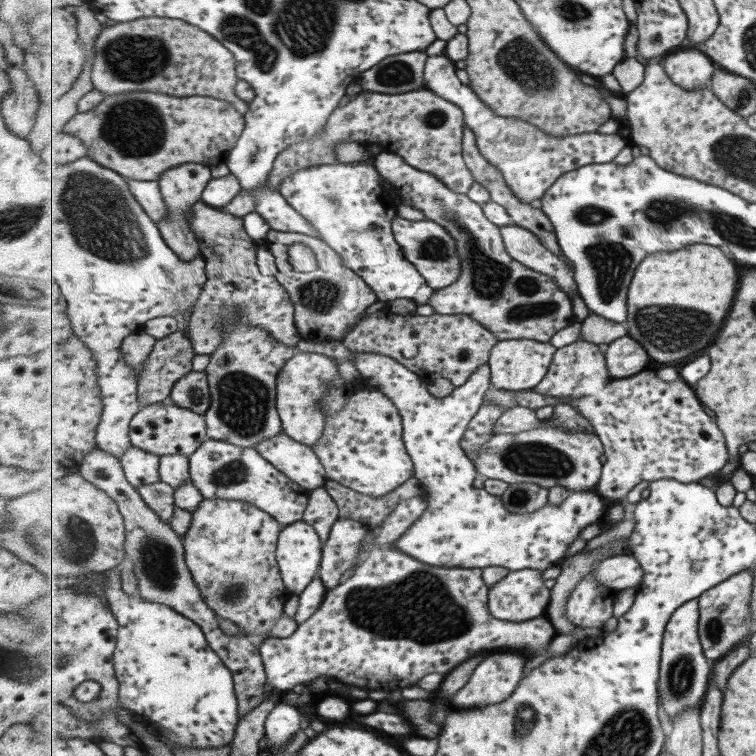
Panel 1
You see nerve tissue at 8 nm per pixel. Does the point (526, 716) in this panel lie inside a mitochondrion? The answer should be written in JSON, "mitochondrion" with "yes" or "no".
{"mitochondrion":"yes"}

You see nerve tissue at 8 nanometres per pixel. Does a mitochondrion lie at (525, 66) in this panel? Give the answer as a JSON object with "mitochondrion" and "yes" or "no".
{"mitochondrion":"yes"}

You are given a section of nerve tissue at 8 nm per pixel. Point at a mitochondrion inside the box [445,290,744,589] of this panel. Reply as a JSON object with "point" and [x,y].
{"point":[673,329]}

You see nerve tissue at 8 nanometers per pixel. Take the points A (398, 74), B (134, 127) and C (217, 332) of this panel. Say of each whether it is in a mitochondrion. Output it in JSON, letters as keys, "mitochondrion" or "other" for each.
{"A":"mitochondrion","B":"mitochondrion","C":"other"}

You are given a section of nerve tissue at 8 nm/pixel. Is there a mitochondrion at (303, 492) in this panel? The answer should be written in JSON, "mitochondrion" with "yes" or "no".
{"mitochondrion":"no"}

